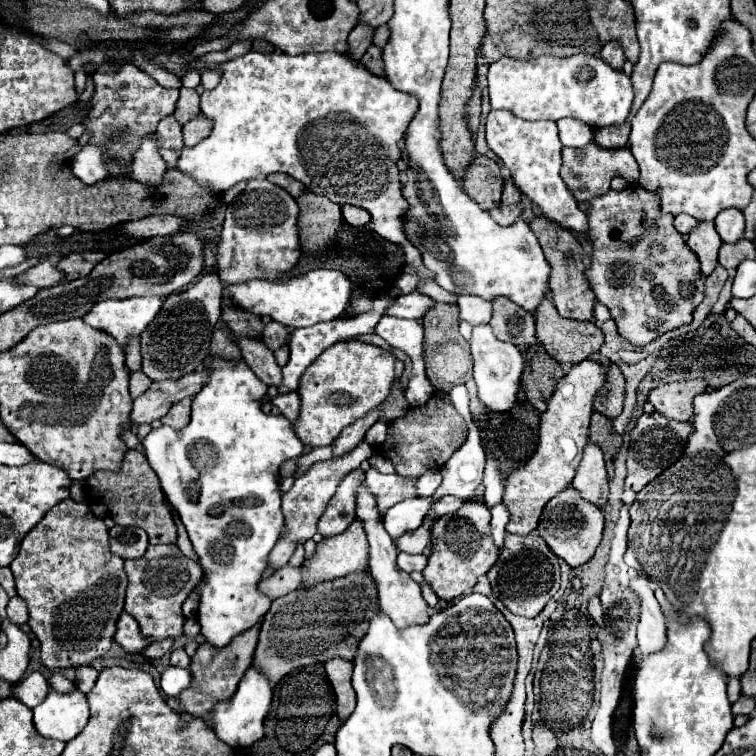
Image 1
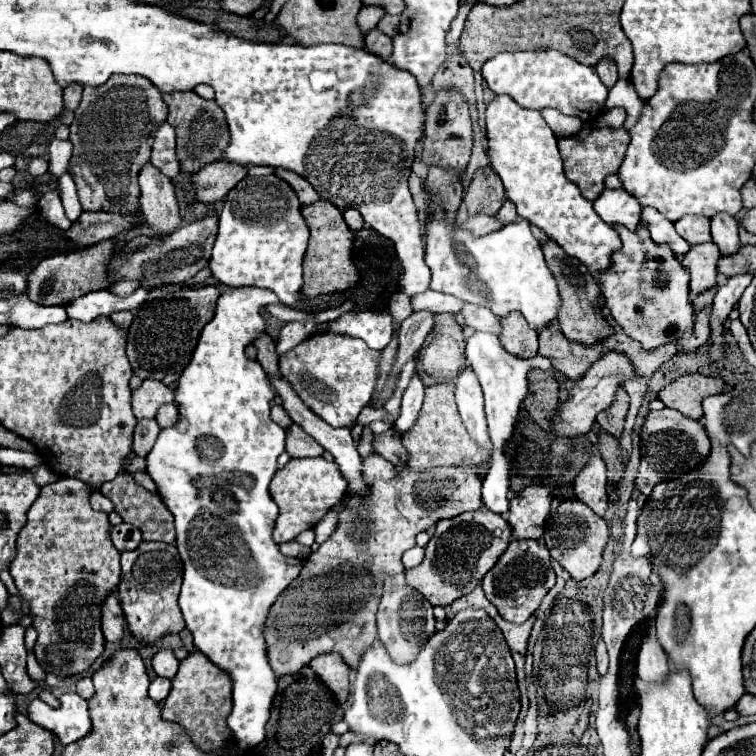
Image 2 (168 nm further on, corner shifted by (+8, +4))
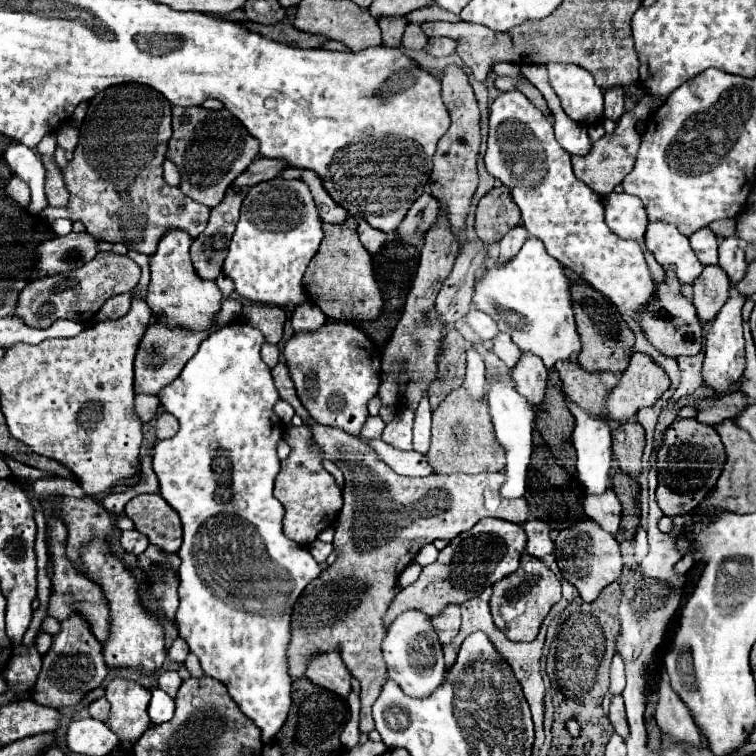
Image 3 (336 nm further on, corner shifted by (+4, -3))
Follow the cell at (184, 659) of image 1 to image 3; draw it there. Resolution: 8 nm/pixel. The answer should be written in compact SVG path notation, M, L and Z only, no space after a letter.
M175 671L161 673L161 677L159 677L159 689L163 689L167 695L175 697L177 691L179 691L179 687L181 687L181 677Z

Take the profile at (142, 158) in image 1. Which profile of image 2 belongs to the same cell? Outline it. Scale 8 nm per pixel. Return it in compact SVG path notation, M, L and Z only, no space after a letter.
M147 162L139 172L139 188L141 214L155 234L171 234L171 230L177 230L181 218L173 182L151 162Z

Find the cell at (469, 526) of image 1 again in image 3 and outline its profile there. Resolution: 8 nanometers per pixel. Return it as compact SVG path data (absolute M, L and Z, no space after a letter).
M503 519L479 521L471 531L457 535L443 551L439 551L439 559L433 565L423 567L419 579L413 585L401 589L395 595L383 617L385 627L389 627L395 617L409 609L417 609L427 617L433 617L439 615L447 605L461 605L469 599L479 597L483 589L519 569L519 559L525 551L525 545L527 535L521 525Z

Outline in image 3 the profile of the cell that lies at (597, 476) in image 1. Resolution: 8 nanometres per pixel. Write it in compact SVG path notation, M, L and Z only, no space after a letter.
M609 489L605 495L589 495L583 503L587 517L601 525L607 533L615 535L621 523L621 503L617 495Z

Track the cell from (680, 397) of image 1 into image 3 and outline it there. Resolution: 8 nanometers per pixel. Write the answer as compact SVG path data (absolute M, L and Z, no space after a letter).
M733 391L717 399L703 399L697 405L699 405L697 421L705 425L719 425L725 419L735 419L735 415L739 415L739 411L747 407L747 399L743 391Z

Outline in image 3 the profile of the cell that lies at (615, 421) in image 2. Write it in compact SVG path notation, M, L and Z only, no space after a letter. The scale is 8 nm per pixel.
M621 423L613 431L613 457L617 467L629 477L641 475L641 455L645 449L645 431L639 423Z

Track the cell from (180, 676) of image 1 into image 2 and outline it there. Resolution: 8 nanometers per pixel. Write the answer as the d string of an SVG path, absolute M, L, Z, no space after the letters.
M157 676L157 678L151 682L151 686L149 686L149 696L151 696L153 700L157 700L157 702L163 702L163 700L167 698L169 690L171 690L171 680Z

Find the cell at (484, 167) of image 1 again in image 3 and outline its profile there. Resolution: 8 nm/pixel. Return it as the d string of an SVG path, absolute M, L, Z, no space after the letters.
M495 187L491 189L477 205L475 215L475 231L481 241L485 243L497 243L507 235L511 227L521 225L521 213L519 207L511 199L509 187Z

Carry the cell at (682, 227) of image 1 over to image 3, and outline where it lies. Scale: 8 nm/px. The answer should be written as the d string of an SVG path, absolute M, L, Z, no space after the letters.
M707 227L693 233L689 241L703 265L717 265L717 245L719 243L717 243L717 237Z

